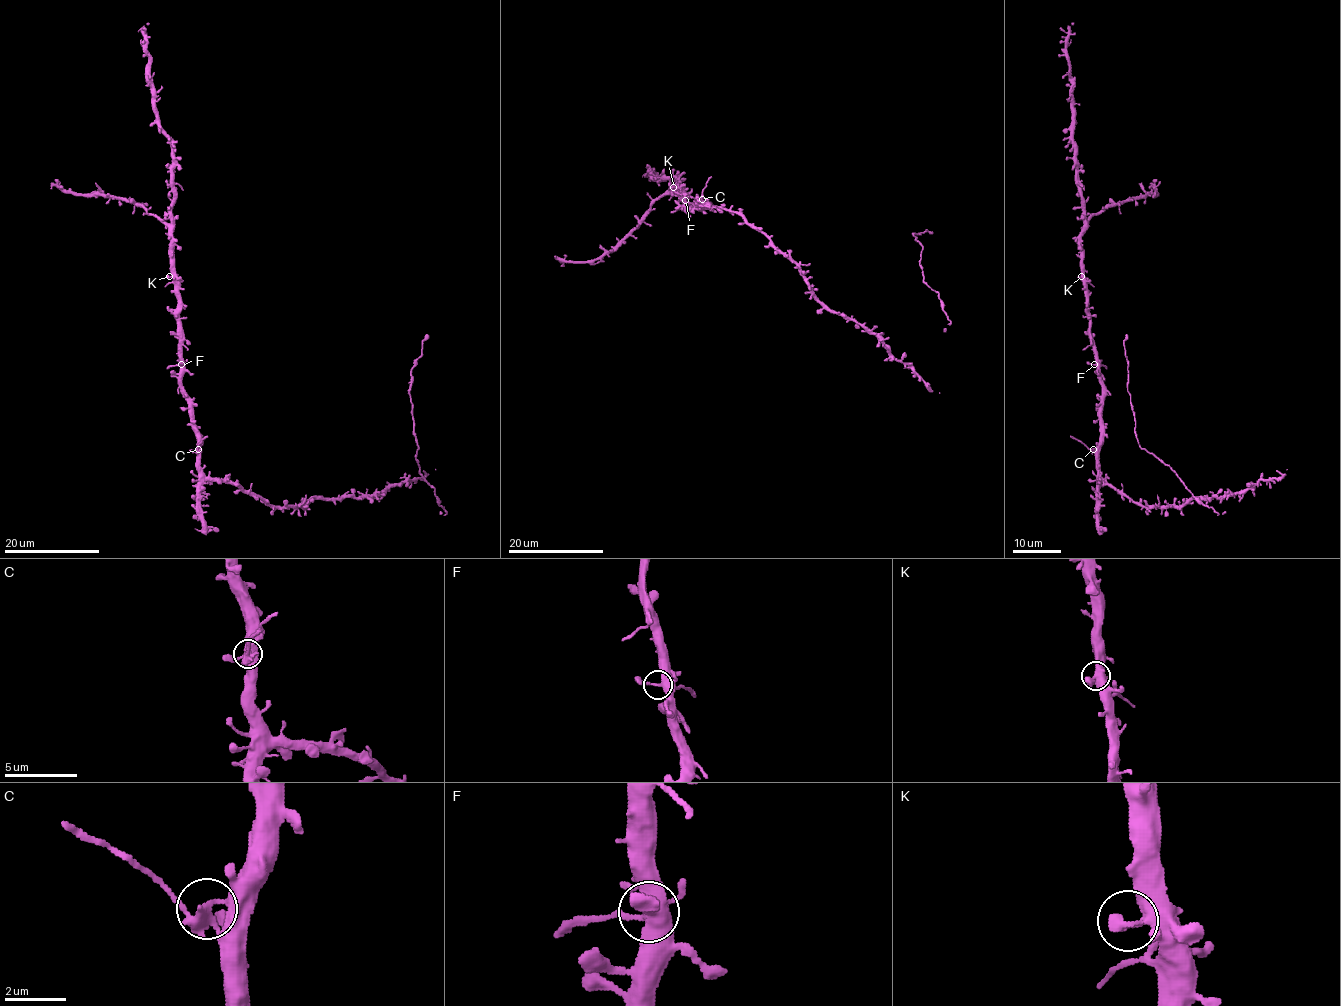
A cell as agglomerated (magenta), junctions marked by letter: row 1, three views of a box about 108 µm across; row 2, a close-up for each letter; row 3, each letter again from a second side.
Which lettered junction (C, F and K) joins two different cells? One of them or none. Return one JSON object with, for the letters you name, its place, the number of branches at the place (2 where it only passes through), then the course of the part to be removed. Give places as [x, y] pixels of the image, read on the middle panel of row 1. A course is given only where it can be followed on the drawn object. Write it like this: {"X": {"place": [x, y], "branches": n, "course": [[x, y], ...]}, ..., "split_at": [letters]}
{"C": {"place": [702, 199], "branches": 2, "course": [[702, 199], [702, 191], [711, 176]]}, "split_at": ["C"]}

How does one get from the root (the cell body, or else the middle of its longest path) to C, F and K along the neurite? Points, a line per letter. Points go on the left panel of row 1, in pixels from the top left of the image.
C: (246, 493), (230, 482), (207, 478), (201, 469), (198, 449)
F: (246, 493), (230, 482), (207, 478), (199, 466), (192, 400), (184, 391), (181, 364)
K: (246, 493), (230, 482), (207, 478), (199, 466), (192, 400), (181, 382), (179, 284), (169, 276)

